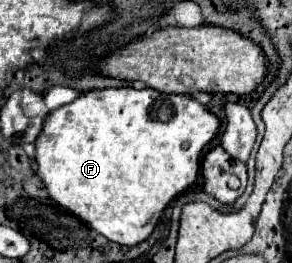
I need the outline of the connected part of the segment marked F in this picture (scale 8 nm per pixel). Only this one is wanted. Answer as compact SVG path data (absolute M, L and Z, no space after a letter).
M149 87L93 89L47 115L35 141L35 173L57 205L83 219L109 241L133 247L153 233L167 203L195 183L201 149L217 131L219 119L187 95L167 95Z

